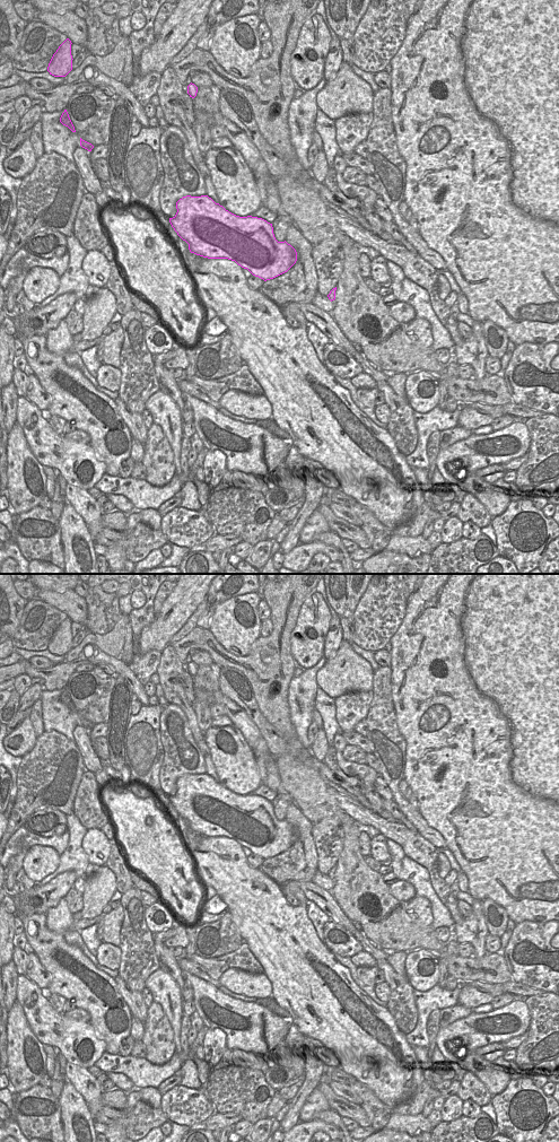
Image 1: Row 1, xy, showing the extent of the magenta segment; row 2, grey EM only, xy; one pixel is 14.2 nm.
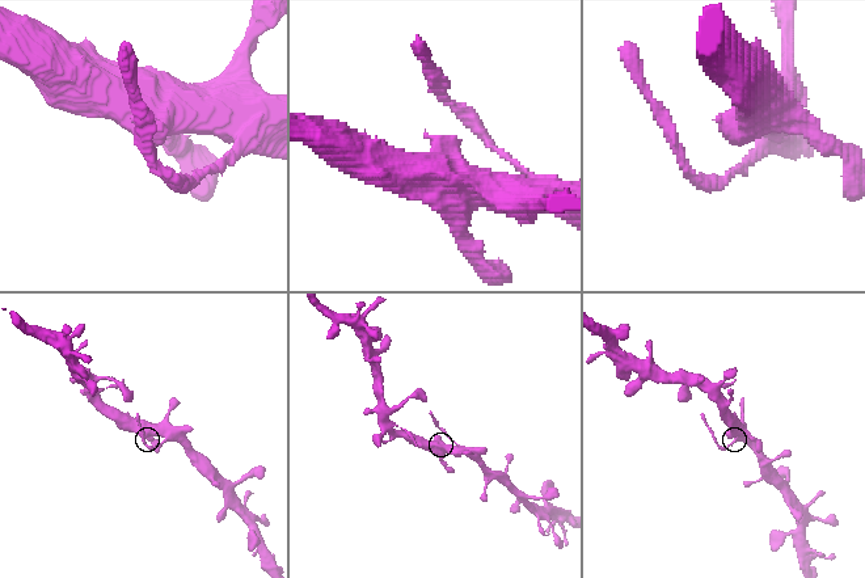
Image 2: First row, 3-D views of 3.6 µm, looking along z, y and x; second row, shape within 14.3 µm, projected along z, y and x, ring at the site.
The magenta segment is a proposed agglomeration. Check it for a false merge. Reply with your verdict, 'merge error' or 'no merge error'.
merge error

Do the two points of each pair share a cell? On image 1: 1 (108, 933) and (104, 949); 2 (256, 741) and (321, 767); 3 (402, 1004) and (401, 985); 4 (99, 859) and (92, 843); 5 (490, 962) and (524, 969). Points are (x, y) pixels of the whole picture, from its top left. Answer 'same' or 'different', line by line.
1: different
2: different
3: same
4: same
5: different

